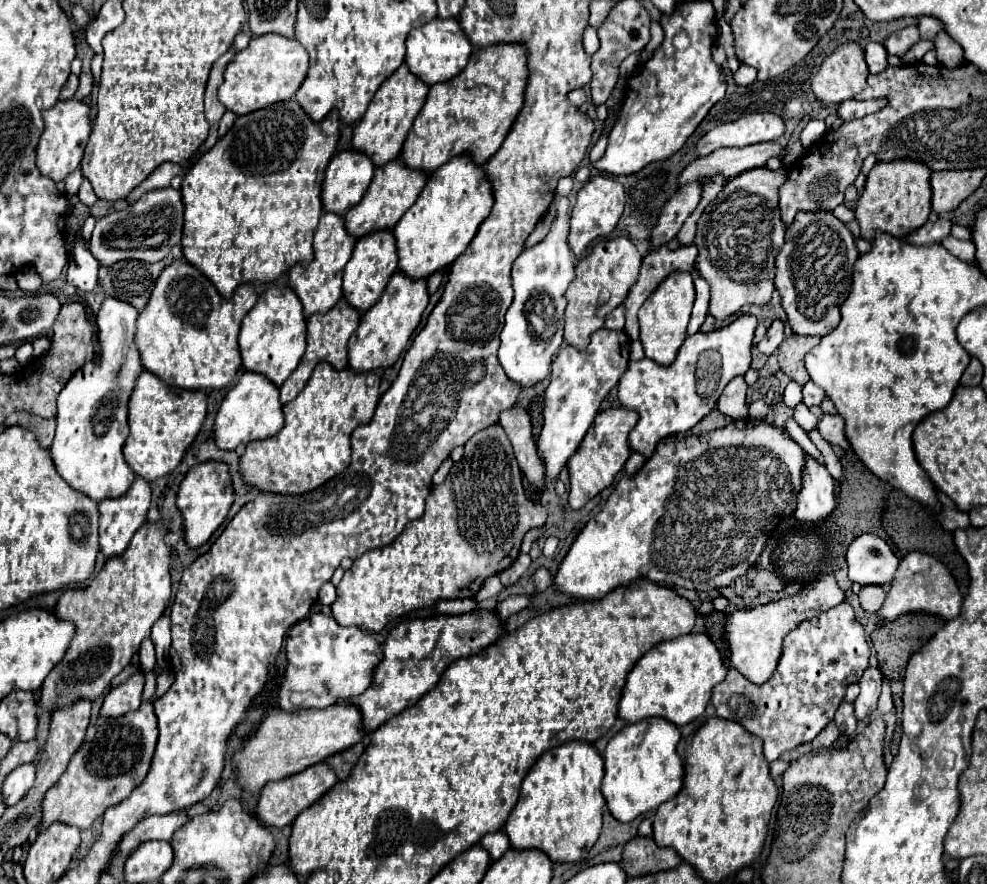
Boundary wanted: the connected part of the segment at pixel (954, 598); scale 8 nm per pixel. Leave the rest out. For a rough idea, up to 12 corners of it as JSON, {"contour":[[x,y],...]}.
{"contour":[[931,555],[901,559],[875,615],[925,611],[951,621],[963,597]]}

